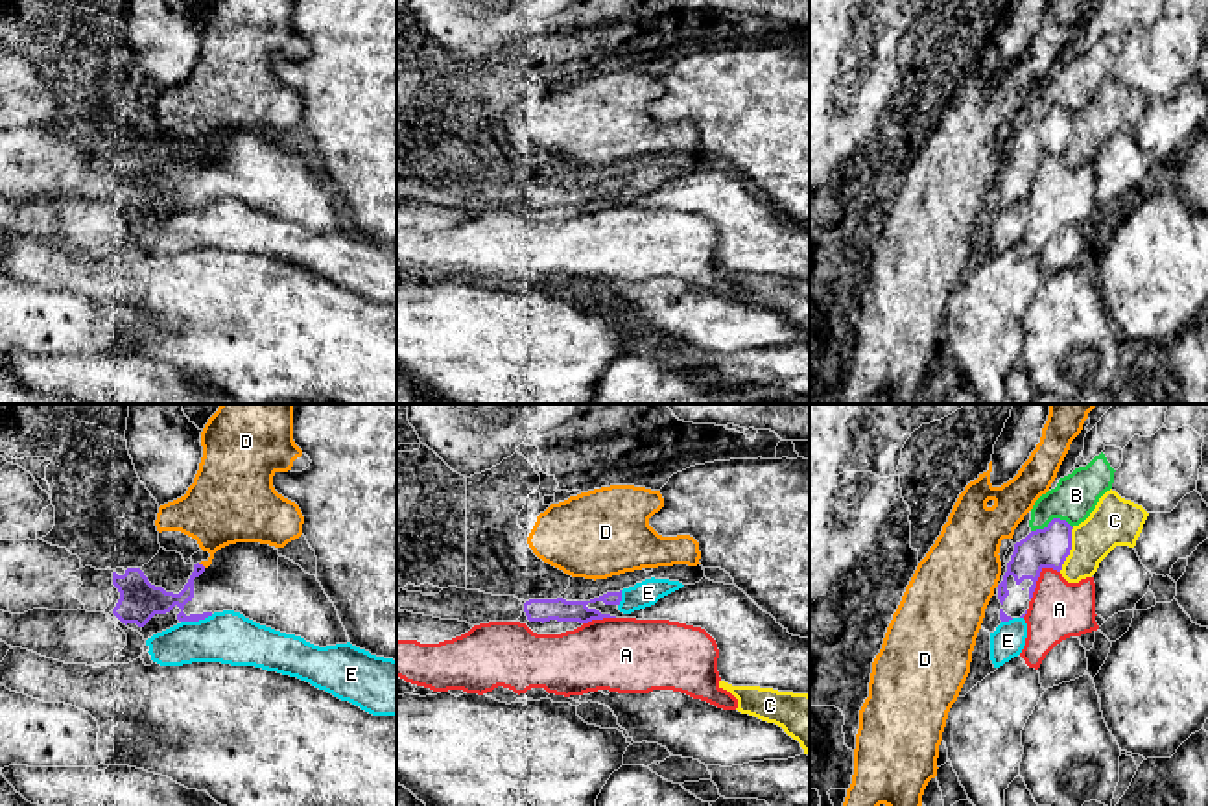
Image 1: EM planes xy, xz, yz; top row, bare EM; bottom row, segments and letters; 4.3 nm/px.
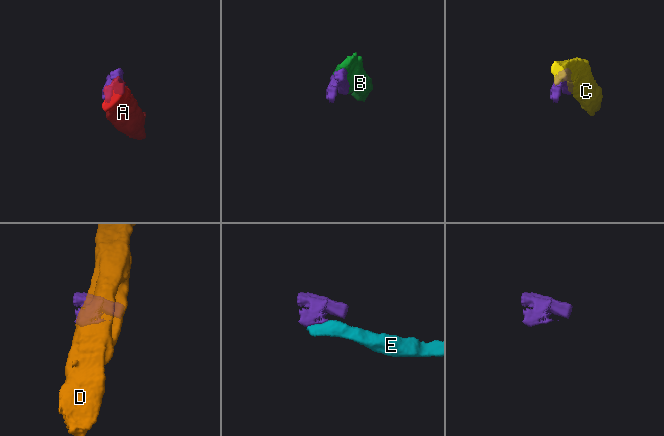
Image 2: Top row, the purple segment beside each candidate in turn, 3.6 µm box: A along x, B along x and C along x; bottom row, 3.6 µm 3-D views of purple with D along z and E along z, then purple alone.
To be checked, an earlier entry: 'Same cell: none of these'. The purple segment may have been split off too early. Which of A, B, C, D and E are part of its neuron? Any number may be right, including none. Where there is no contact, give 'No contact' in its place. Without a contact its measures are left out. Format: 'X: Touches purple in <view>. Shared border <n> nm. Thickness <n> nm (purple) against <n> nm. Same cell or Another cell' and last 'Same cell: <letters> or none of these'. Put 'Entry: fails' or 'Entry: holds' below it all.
A: Touches purple in yz. Shared border 180 nm. Thickness 180 nm (purple) against 260 nm. Another cell
B: Touches purple in yz. Shared border 190 nm. Thickness 180 nm (purple) against 190 nm. Another cell
C: Touches purple in yz. Shared border 200 nm. Thickness 180 nm (purple) against 200 nm. Another cell
D: Touches purple in xy. Shared border 40 nm. Thickness 110 nm (purple) against 300 nm. Another cell
E: Touches purple in xy. Shared border 150 nm. Thickness 160 nm (purple) against 220 nm. Another cell
Same cell: none of these
Entry: holds

